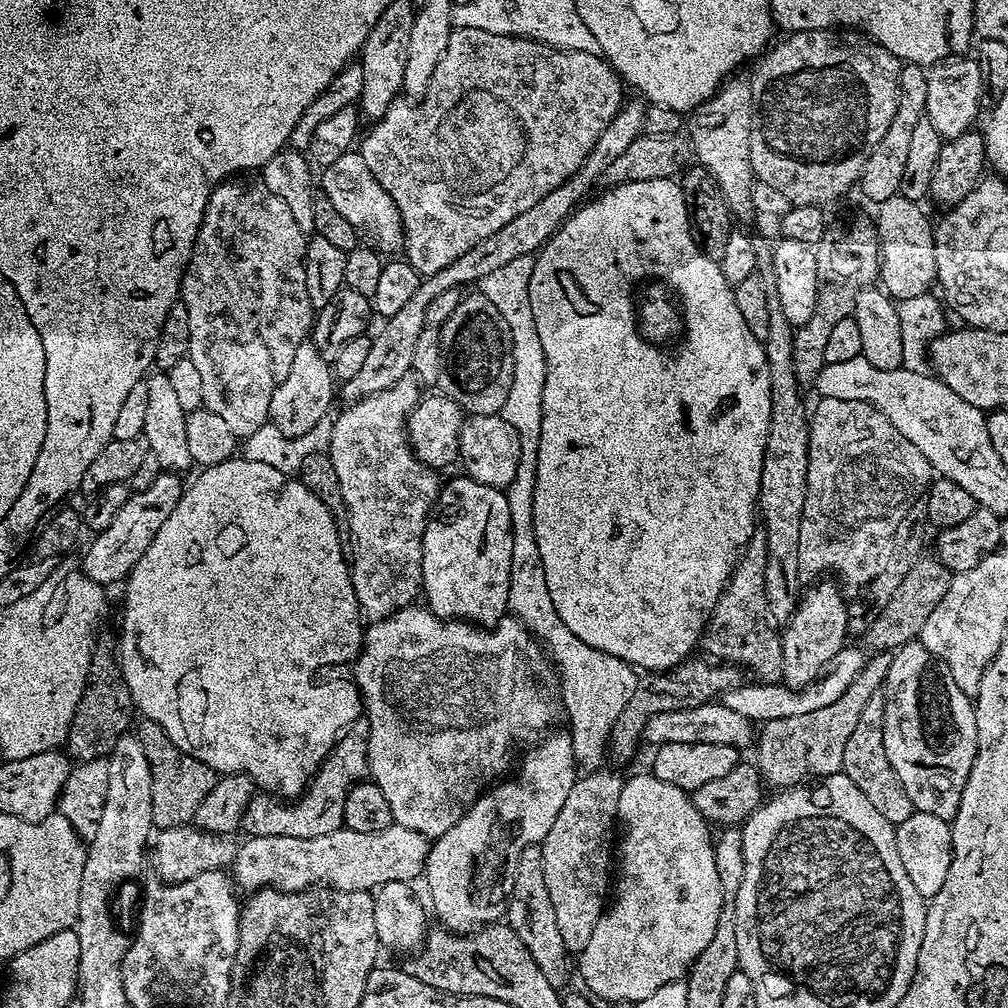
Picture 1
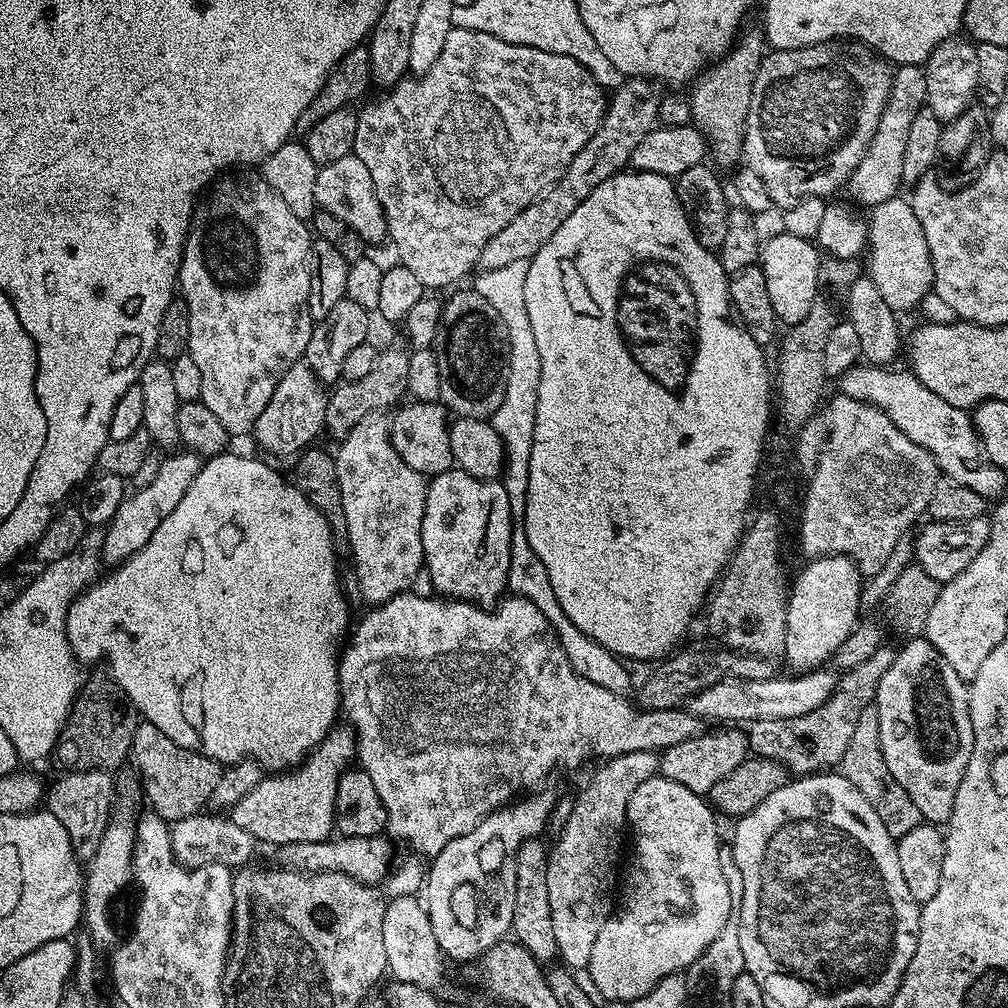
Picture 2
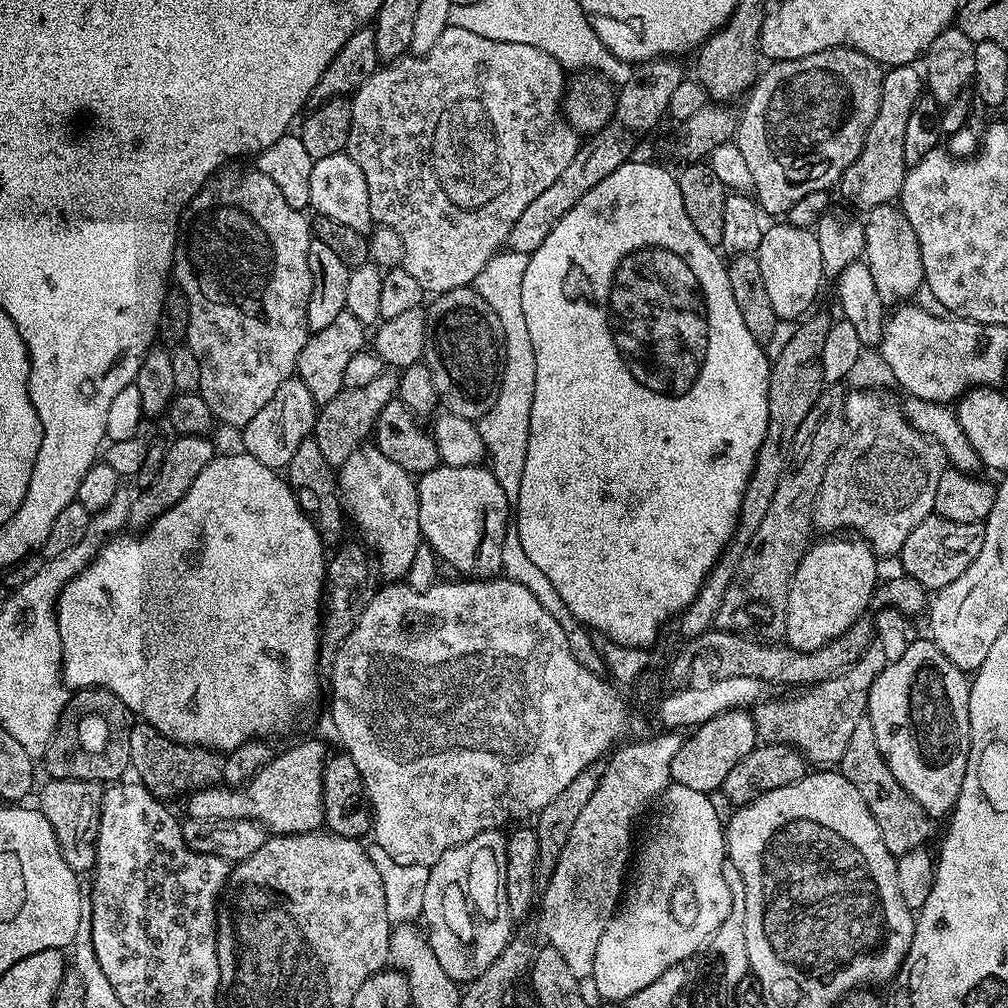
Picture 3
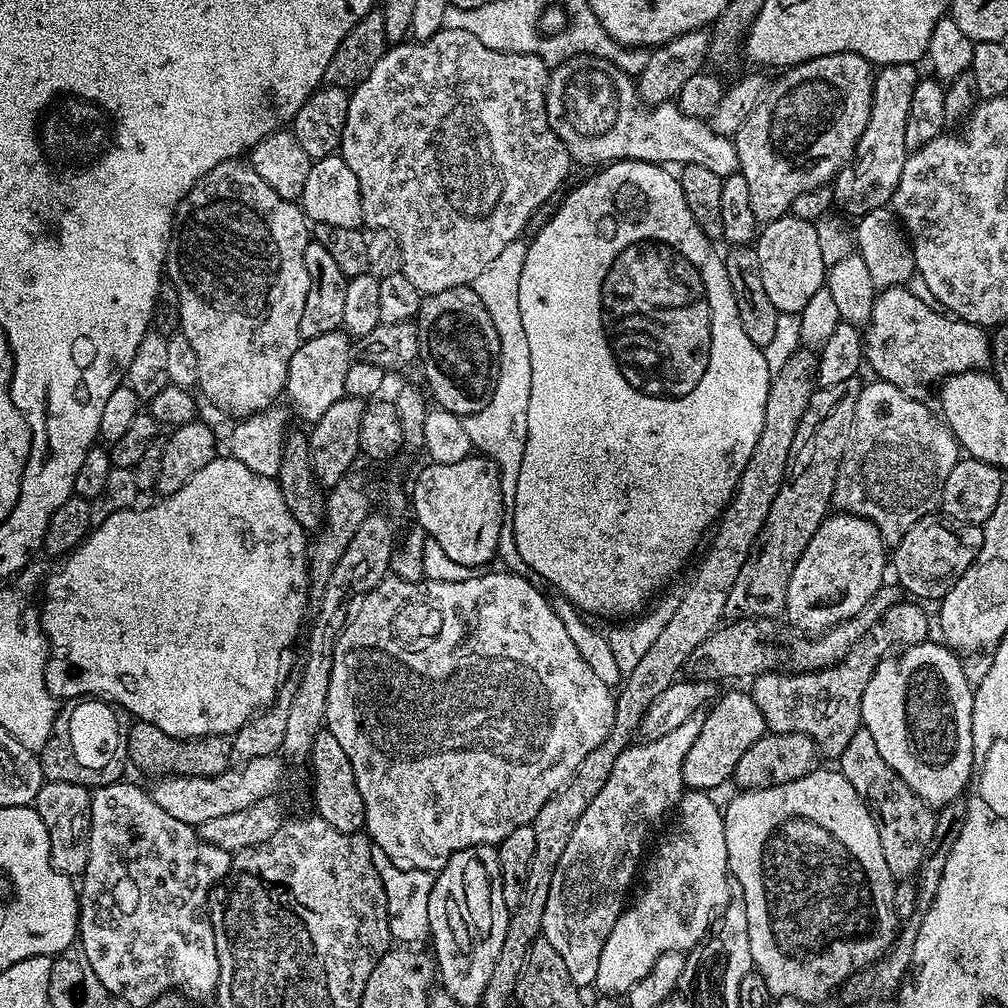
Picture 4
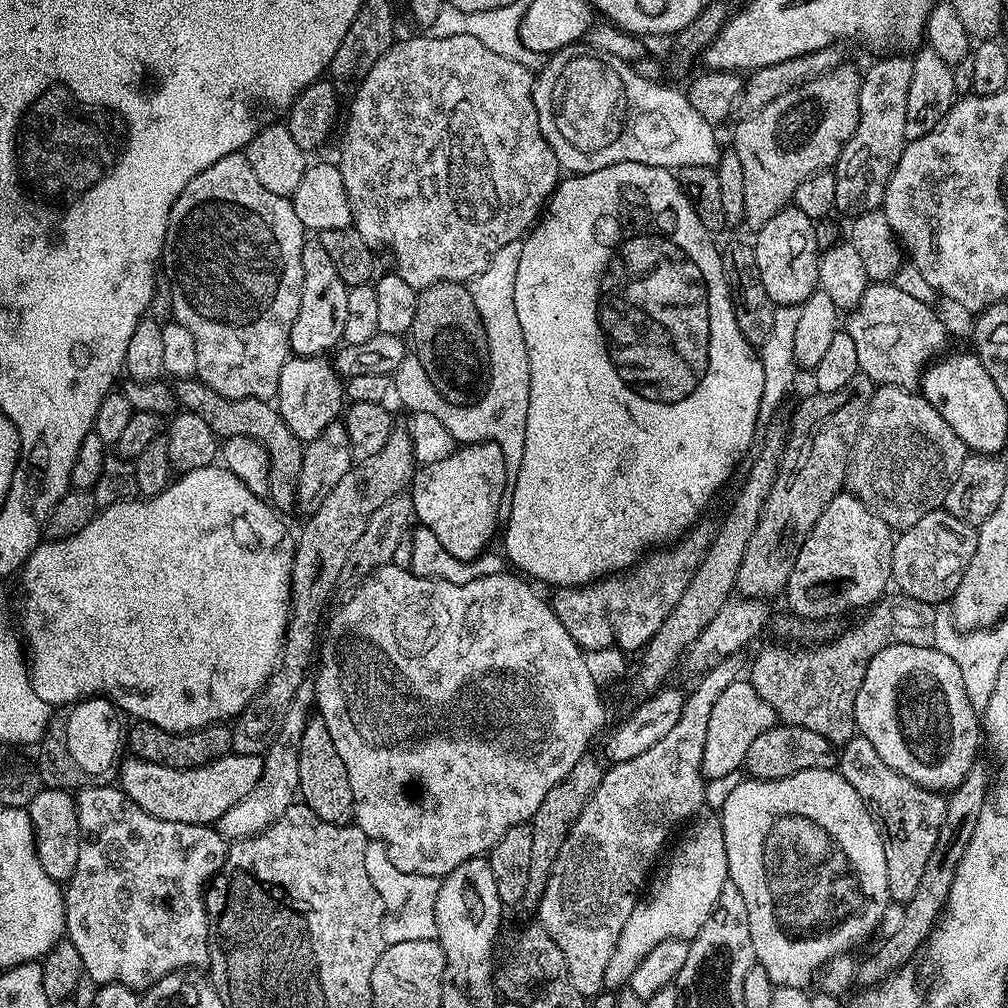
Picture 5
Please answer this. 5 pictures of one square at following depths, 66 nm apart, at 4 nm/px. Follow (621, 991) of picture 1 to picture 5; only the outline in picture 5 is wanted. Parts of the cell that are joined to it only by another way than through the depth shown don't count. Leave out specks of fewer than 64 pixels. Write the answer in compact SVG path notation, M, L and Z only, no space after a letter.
M697 815L683 829L684 837L677 842L672 853L667 853L668 861L651 873L646 895L634 906L634 914L630 914L626 926L622 926L618 946L614 946L614 956L610 958L610 966L606 966L604 982L609 989L623 989L634 970L638 970L638 962L642 962L658 942L691 941L716 909L722 886L728 881L726 846L719 815L704 815Z

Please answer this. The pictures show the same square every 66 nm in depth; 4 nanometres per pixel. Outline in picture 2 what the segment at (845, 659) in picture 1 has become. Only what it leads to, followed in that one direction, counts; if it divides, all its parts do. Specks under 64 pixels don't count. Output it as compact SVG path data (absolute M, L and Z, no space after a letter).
M813 670L799 674L784 676L777 674L765 680L723 680L687 701L687 711L693 712L703 721L716 722L751 722L753 720L781 720L808 714L810 710L818 710L832 697L836 691L837 673Z

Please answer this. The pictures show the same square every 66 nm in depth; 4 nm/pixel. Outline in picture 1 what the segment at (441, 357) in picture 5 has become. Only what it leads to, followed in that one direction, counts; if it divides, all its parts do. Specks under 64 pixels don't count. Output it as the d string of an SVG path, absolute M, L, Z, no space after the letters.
M479 290L473 296L461 295L458 306L454 306L454 314L439 325L440 367L439 391L449 396L468 416L494 416L506 406L506 398L510 398L510 386L514 382L514 358L510 330L494 310L490 298L483 296Z

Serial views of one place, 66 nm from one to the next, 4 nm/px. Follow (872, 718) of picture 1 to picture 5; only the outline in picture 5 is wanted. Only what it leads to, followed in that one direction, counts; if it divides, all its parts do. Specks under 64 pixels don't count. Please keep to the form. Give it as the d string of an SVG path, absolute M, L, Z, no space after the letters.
M862 735L851 736L838 752L838 770L862 798L868 812L880 829L886 850L886 878L888 894L893 901L907 902L918 887L926 862L938 842L938 830L942 830L942 818L946 818L947 799L941 793L916 784L910 778L898 774L882 757L870 738Z

